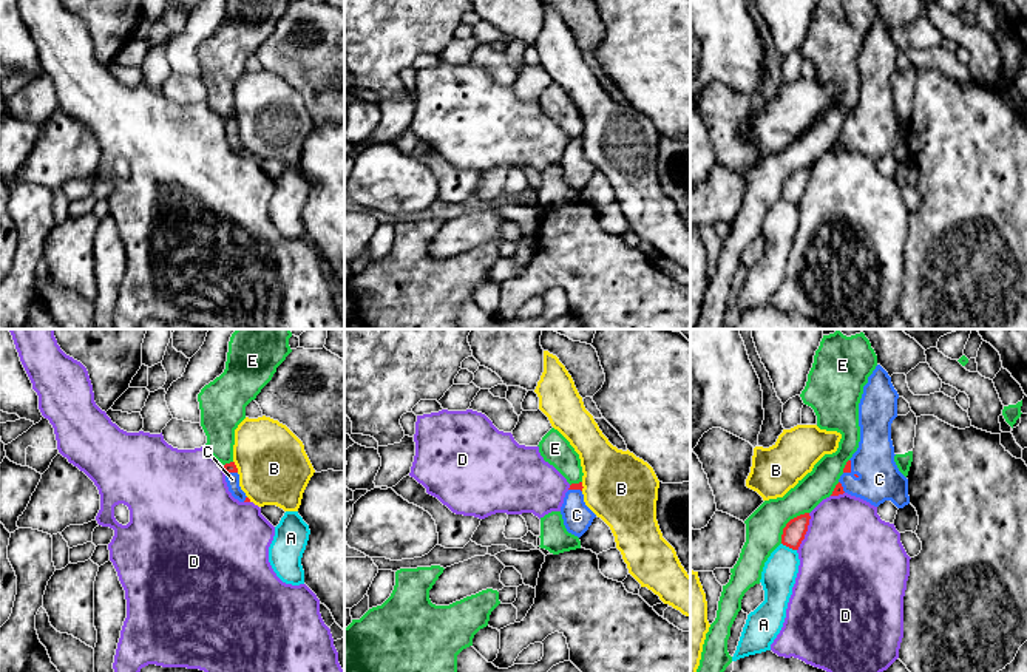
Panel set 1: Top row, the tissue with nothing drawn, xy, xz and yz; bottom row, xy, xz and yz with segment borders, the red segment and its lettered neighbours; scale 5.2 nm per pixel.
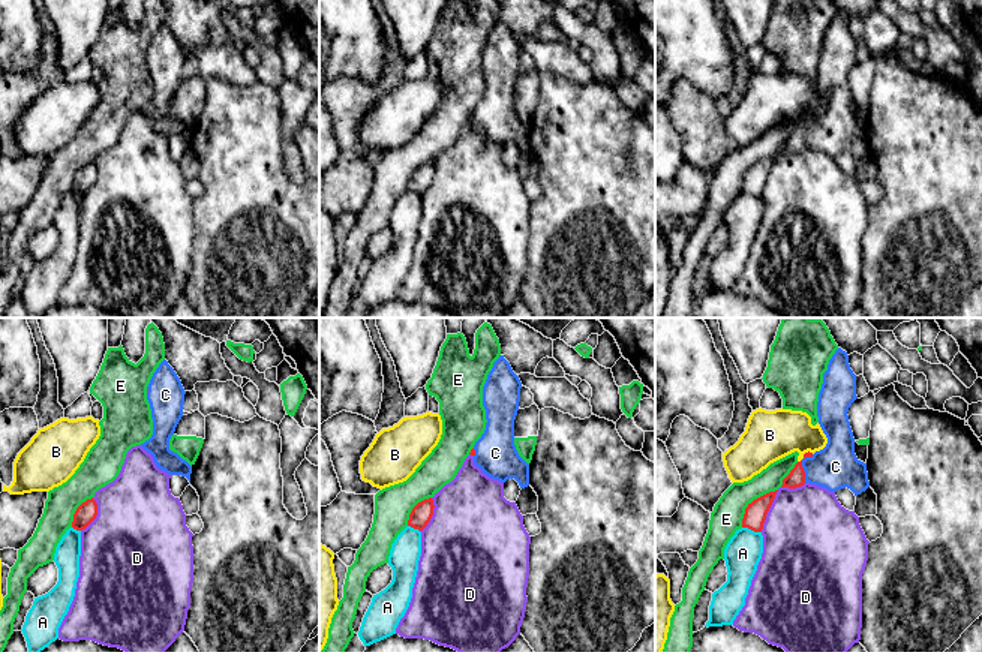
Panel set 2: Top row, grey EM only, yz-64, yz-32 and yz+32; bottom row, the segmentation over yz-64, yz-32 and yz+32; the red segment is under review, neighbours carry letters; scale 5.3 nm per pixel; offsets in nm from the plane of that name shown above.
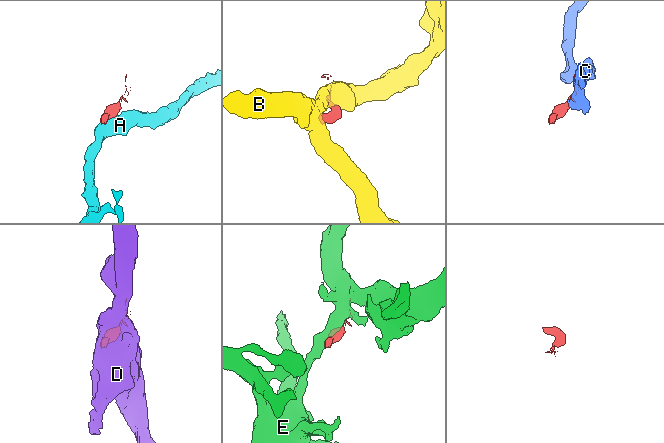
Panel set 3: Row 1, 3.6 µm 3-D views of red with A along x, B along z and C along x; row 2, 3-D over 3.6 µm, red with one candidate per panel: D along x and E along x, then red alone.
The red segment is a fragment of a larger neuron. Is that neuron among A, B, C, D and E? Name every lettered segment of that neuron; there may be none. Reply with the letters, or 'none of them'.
C

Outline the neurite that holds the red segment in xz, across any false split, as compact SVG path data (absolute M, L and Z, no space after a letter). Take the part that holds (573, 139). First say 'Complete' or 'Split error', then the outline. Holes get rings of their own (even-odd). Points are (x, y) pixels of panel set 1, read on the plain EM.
Split error. M582 136L571 137L561 161L561 168L567 185L578 192L588 184L596 171L596 168L584 156L582 142Z

